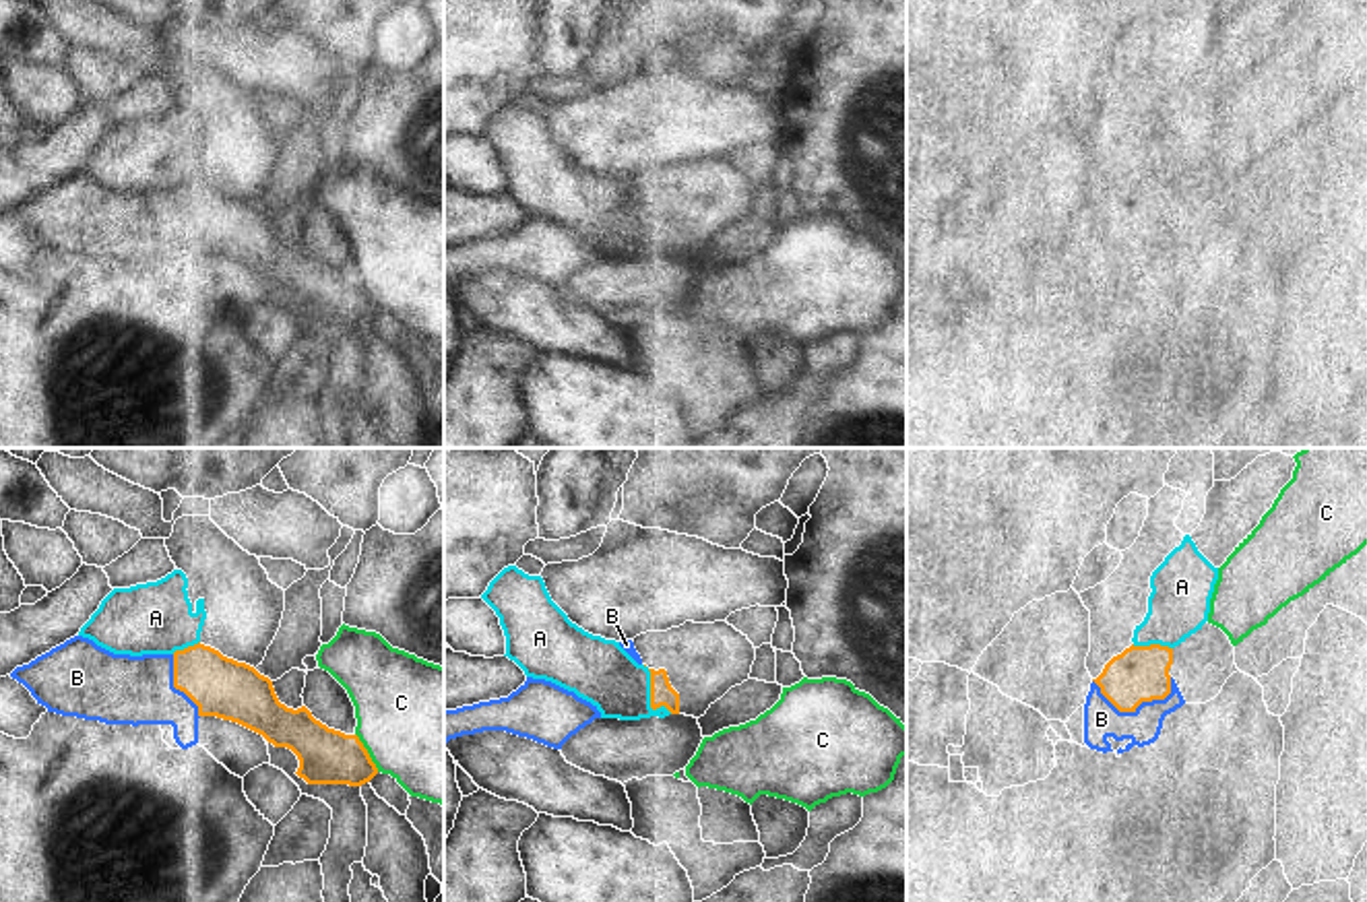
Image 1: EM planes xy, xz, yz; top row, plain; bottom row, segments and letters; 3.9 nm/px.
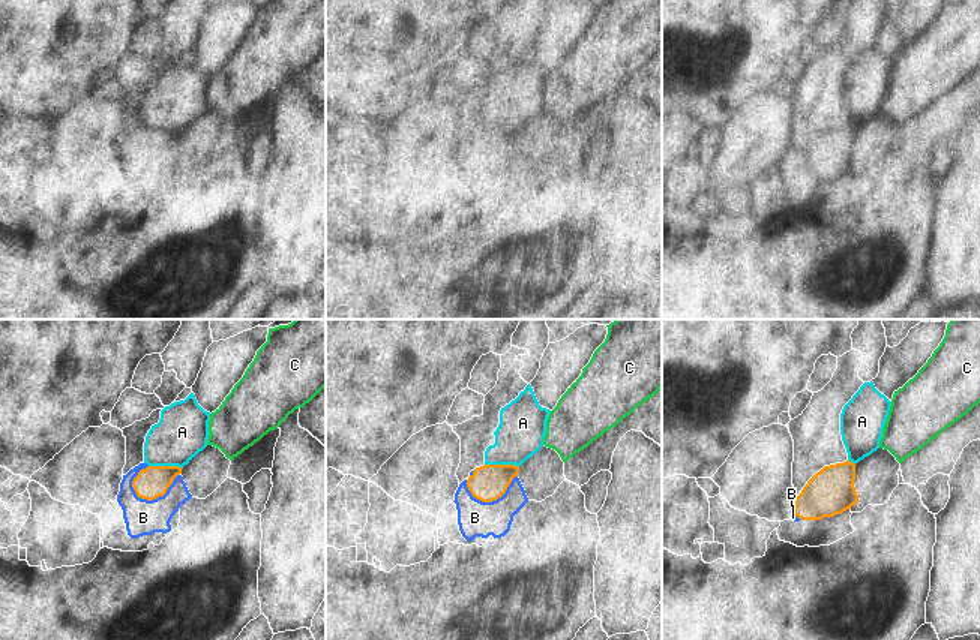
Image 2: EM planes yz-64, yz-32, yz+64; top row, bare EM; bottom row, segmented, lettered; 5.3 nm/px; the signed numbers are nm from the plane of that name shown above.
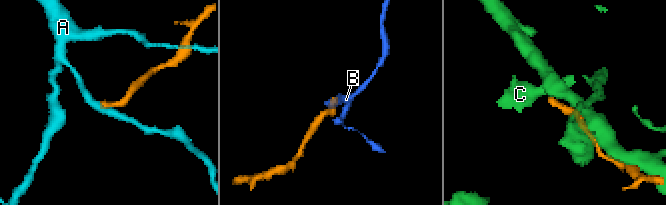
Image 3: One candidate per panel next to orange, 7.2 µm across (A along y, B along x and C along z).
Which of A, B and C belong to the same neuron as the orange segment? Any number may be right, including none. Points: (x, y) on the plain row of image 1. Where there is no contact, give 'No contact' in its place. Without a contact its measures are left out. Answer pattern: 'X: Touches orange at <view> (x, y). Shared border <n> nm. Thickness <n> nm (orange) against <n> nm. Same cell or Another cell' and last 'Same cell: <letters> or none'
A: Touches orange at xz (651, 234). Shared border 220 nm. Thickness 100 nm (orange) against 260 nm. Another cell
B: Touches orange at yz (1130, 248). Shared border 320 nm. Thickness 220 nm (orange) against 140 nm. Same cell
C: Touches orange at xy (366, 290). Shared border 180 nm. Thickness 220 nm (orange) against 480 nm. Another cell
Same cell: B.

